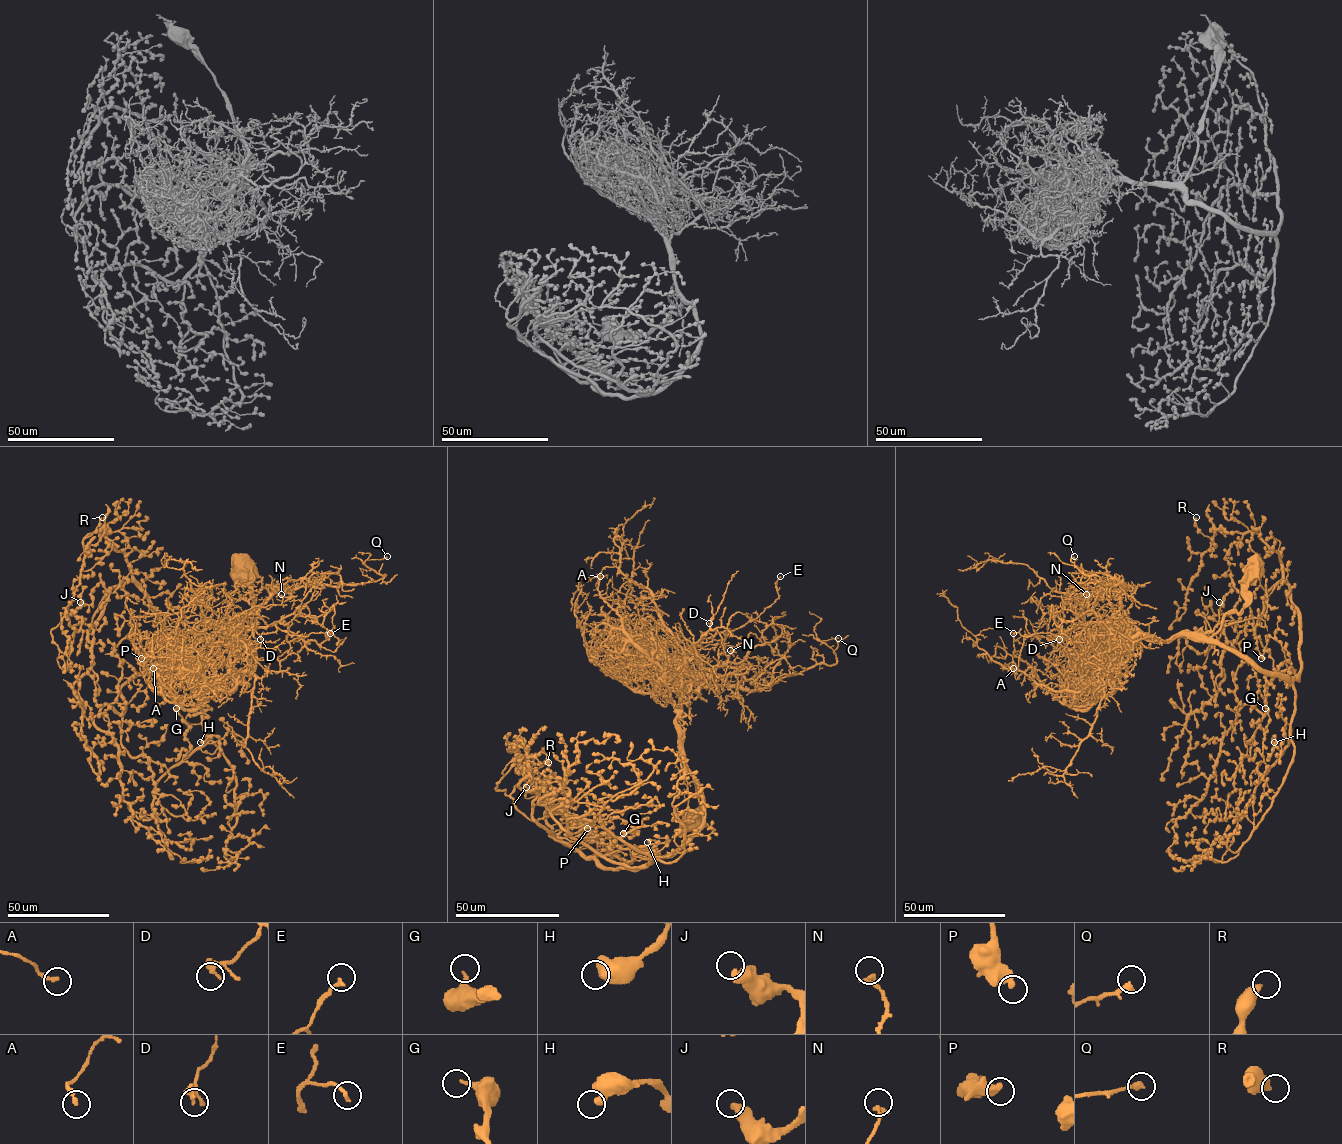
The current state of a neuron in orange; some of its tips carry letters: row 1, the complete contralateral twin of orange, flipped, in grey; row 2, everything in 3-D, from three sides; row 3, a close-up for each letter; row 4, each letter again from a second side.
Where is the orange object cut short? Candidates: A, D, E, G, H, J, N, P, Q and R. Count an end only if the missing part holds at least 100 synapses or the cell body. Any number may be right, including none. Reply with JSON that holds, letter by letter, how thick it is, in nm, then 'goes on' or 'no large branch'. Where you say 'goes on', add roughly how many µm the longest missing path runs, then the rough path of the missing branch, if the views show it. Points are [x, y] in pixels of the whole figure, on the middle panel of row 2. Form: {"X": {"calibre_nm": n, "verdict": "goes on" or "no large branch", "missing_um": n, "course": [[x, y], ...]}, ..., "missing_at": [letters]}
{"A": {"calibre_nm": 240, "verdict": "no large branch"}, "D": {"calibre_nm": 200, "verdict": "no large branch"}, "E": {"calibre_nm": 200, "verdict": "no large branch"}, "G": {"calibre_nm": 260, "verdict": "no large branch"}, "H": {"calibre_nm": 500, "verdict": "no large branch"}, "J": {"calibre_nm": 550, "verdict": "no large branch"}, "N": {"calibre_nm": 300, "verdict": "no large branch"}, "P": {"calibre_nm": 500, "verdict": "no large branch"}, "Q": {"calibre_nm": 320, "verdict": "no large branch"}, "R": {"calibre_nm": 550, "verdict": "no large branch"}, "missing_at": []}

